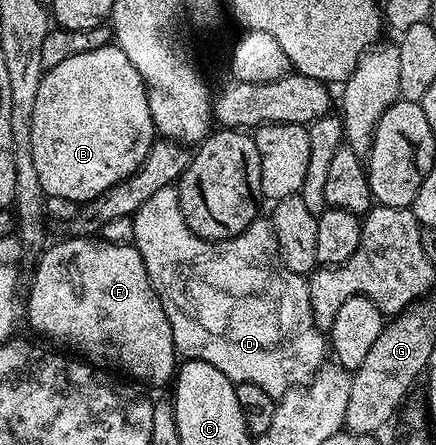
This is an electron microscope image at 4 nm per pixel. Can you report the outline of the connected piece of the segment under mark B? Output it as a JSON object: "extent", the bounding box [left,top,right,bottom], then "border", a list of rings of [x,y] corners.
{"extent":[33,44,157,204],"border":[[[114,44],[94,48],[94,52],[78,52],[78,56],[70,56],[70,60],[62,60],[54,68],[44,71],[44,78],[38,87],[35,97],[33,116],[33,156],[34,165],[38,170],[38,181],[47,196],[63,196],[66,200],[74,200],[78,204],[89,202],[94,196],[109,190],[114,184],[126,180],[146,160],[146,152],[150,152],[154,139],[157,137],[156,126],[150,116],[150,104],[146,96],[146,88],[142,76],[138,76],[138,68],[130,64],[130,56],[119,50]]]}

